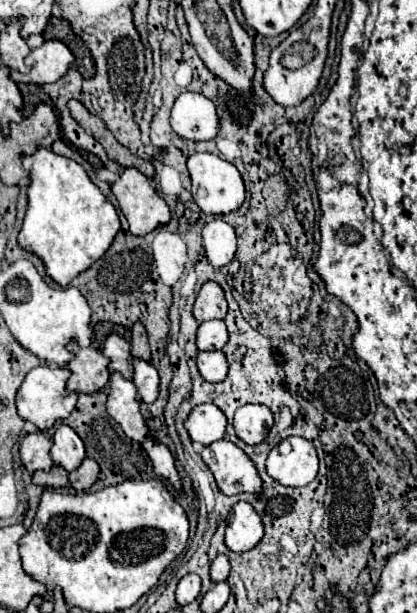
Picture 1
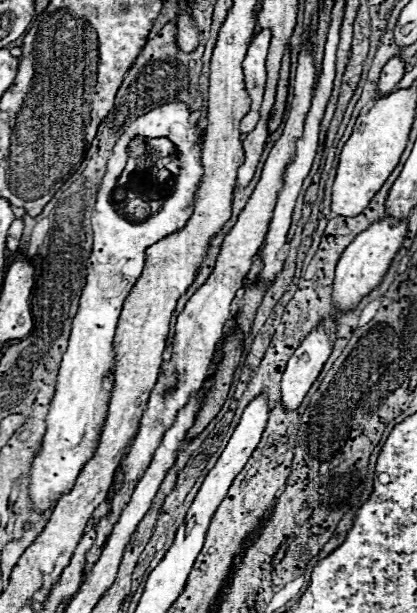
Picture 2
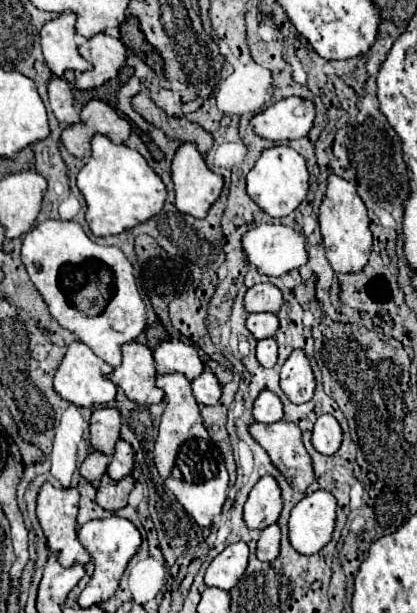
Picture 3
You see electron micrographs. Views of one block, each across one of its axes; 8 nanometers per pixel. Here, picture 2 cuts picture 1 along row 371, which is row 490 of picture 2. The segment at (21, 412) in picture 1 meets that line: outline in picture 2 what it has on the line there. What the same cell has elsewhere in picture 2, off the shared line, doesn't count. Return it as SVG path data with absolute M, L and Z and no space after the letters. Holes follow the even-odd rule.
M172 102L150 110L144 116L138 116L122 132L122 136L116 140L112 148L112 154L106 164L106 174L96 194L96 206L90 218L94 244L86 264L86 286L82 288L80 294L78 312L72 320L68 350L64 352L64 360L56 382L56 394L50 402L50 412L46 416L48 430L44 434L42 448L36 454L30 472L30 496L40 512L48 510L56 498L60 498L74 486L78 472L94 452L94 450L82 450L82 446L88 444L88 440L98 440L100 428L104 424L108 396L114 378L112 376L114 360L116 360L114 336L116 336L116 324L122 312L122 304L144 270L146 248L156 244L156 240L162 240L164 236L170 236L172 232L184 228L192 213L196 190L204 176L204 168L200 164L204 136L198 134L198 130L200 130L198 126L190 123L188 106L180 102ZM134 136L142 136L142 138L164 136L174 142L176 155L182 160L179 172L176 174L173 194L163 200L156 214L146 218L144 222L126 220L126 216L118 210L118 204L112 200L112 190L116 188L116 182L126 166L128 144Z

